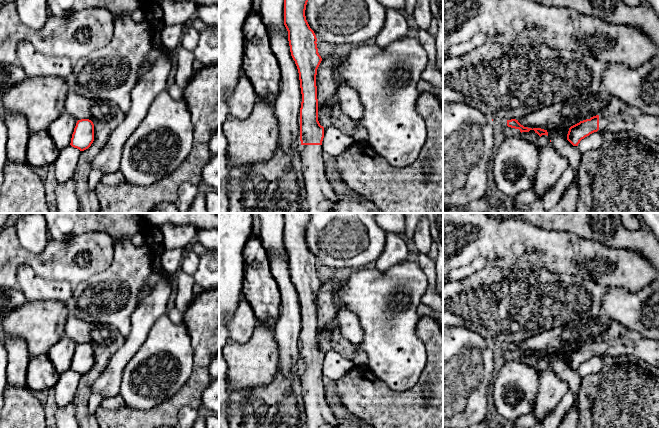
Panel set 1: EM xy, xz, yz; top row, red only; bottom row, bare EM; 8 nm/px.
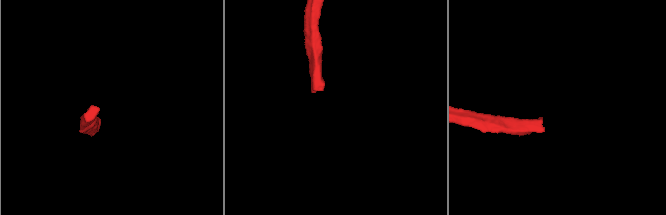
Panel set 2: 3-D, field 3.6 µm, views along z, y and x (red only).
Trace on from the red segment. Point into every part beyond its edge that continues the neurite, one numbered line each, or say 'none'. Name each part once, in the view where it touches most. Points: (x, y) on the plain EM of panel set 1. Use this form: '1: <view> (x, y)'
1: xz (318, 412)

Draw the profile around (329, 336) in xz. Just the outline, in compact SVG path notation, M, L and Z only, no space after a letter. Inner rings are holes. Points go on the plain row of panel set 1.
M337 281L323 283L317 293L318 345L324 352L335 351L353 362L356 346L343 338L336 320L337 312L341 309L336 288Z

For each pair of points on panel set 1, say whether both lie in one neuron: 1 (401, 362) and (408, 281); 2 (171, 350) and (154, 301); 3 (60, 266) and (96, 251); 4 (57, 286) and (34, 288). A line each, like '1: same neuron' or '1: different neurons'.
1: same neuron
2: different neurons
3: same neuron
4: same neuron

